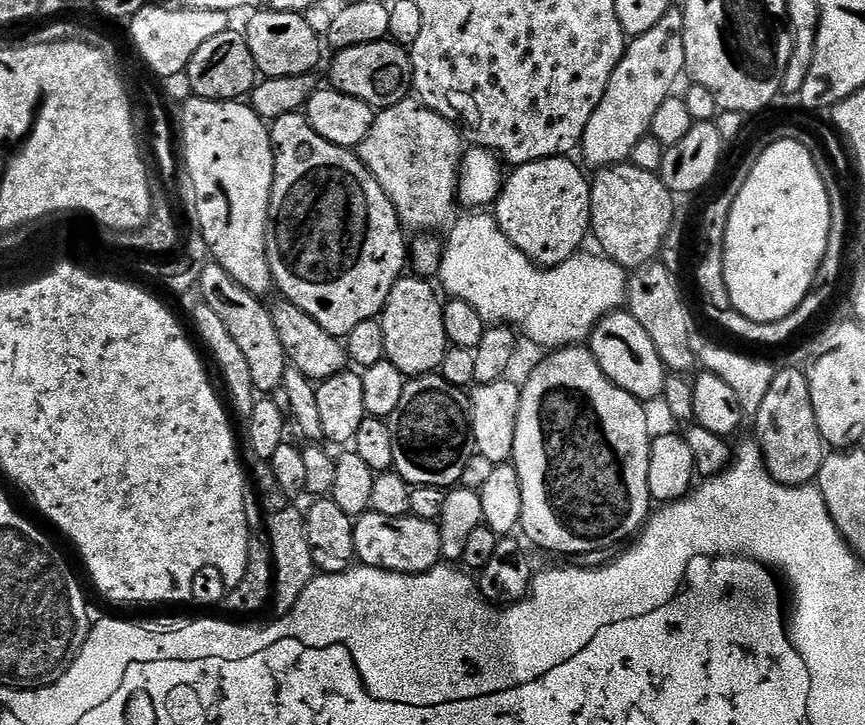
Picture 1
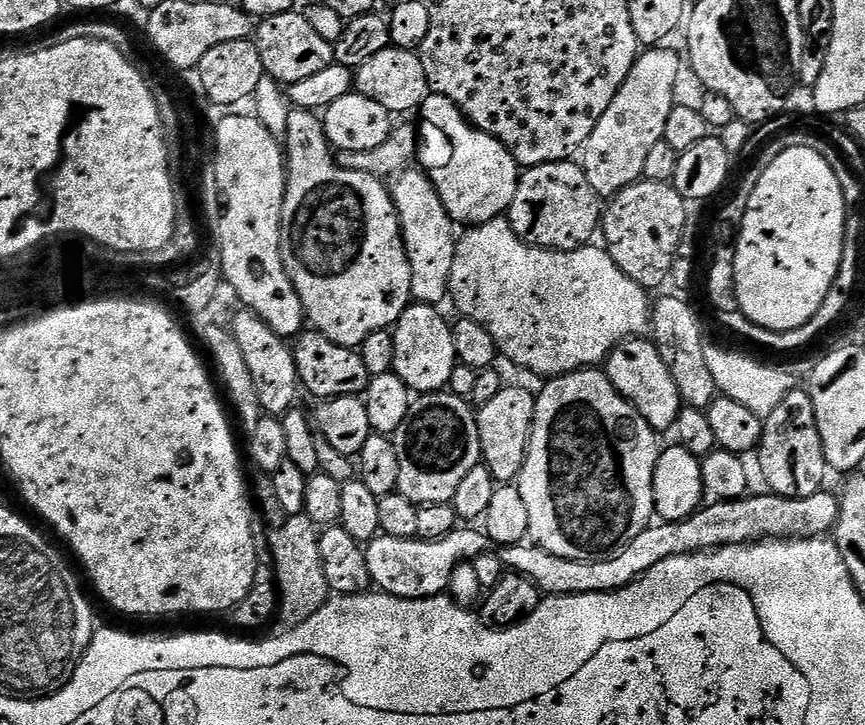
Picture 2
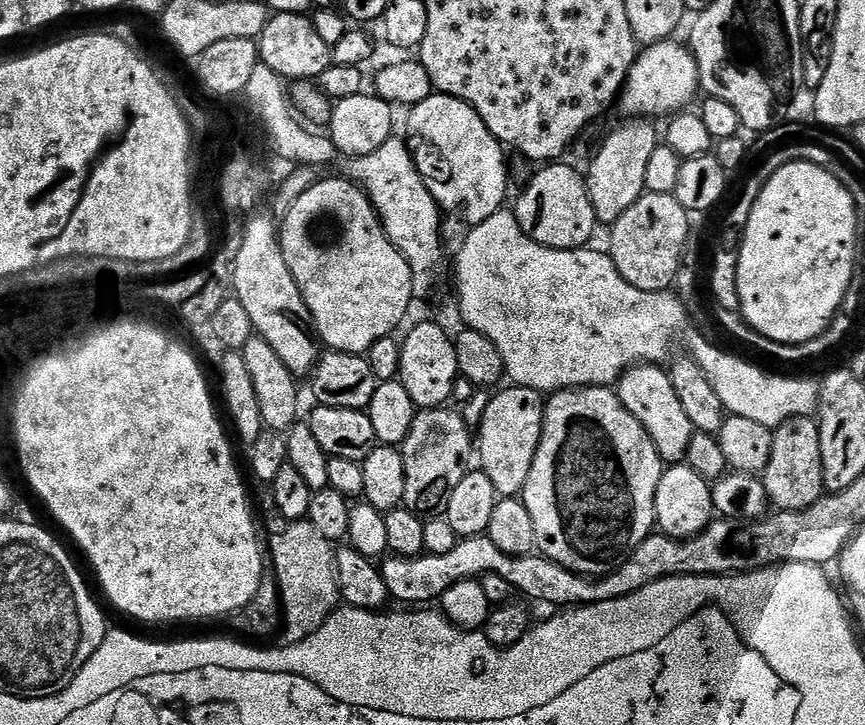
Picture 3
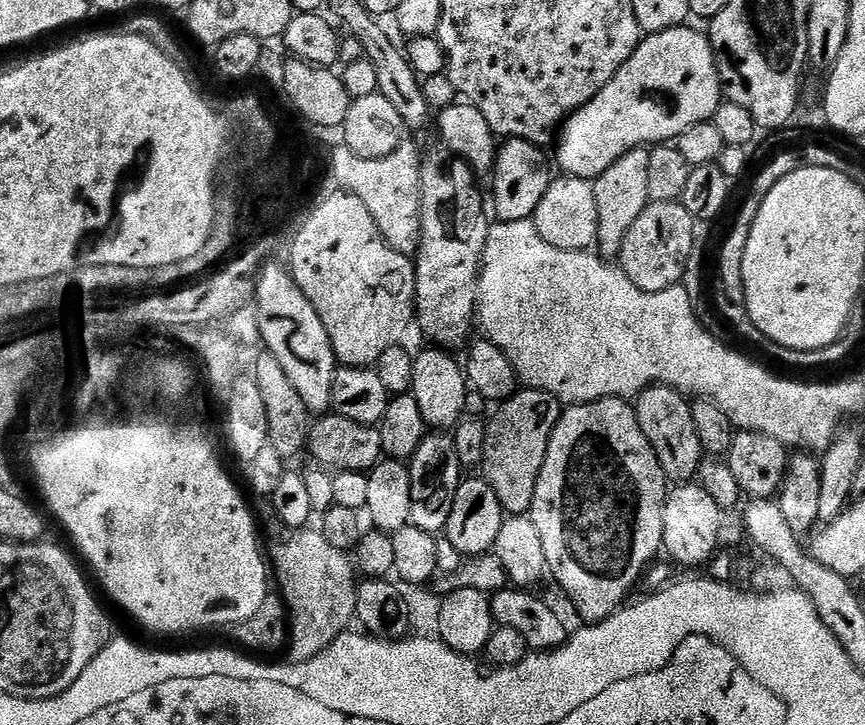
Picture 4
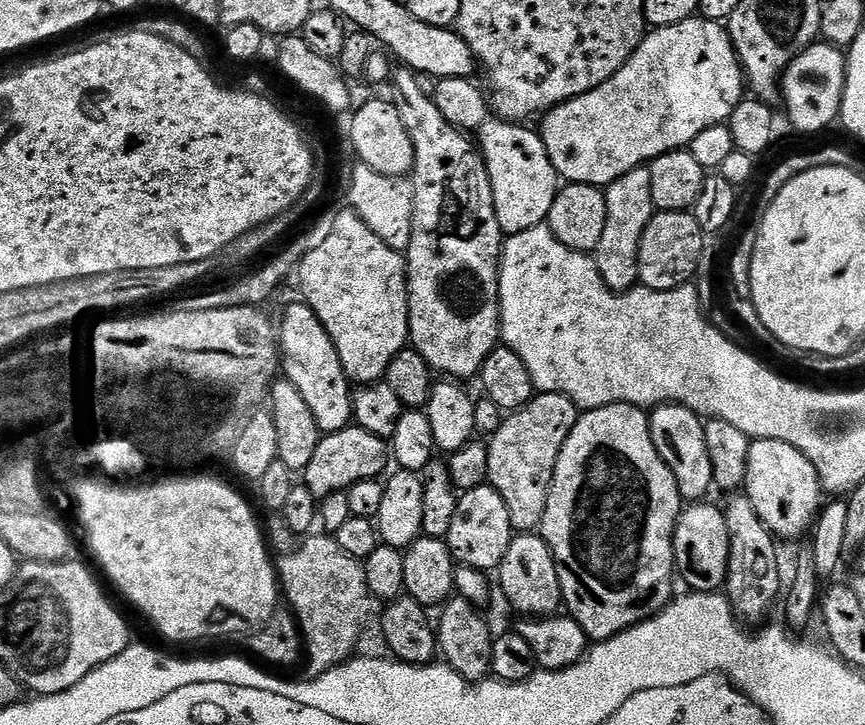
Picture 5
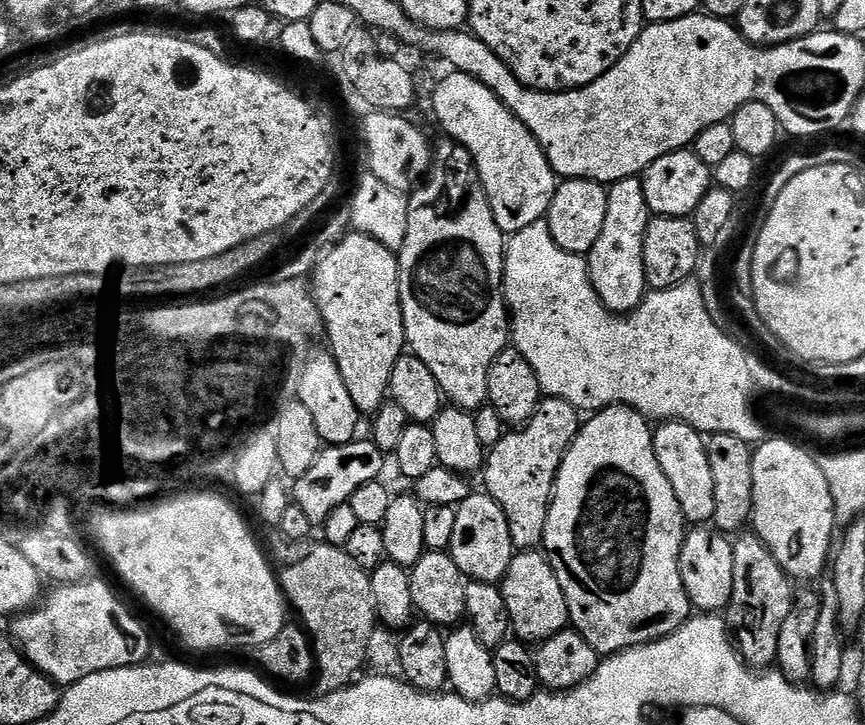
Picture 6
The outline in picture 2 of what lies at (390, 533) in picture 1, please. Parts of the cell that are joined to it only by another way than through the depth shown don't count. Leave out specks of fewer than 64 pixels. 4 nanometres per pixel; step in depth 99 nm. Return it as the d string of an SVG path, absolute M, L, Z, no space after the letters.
M460 526L440 540L424 540L414 536L394 538L380 534L365 545L364 554L371 583L379 591L413 600L445 595L450 574L454 574L457 565L473 561L489 548L490 541L484 530L476 529L476 526Z

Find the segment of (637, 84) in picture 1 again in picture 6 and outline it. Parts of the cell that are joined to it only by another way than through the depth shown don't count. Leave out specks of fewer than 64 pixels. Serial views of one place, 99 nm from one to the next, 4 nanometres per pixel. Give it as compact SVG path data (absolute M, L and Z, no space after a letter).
M640 176L620 180L608 188L606 226L602 226L602 234L598 242L594 242L586 259L590 282L598 298L602 298L602 302L614 314L627 314L639 308L649 291L644 269L644 243L649 219L644 182Z

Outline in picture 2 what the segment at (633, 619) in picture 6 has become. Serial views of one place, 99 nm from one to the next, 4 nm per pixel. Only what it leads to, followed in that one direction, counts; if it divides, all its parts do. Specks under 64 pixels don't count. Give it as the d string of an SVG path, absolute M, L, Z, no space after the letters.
M579 368L565 376L553 376L547 381L548 384L541 392L535 393L536 405L534 406L534 422L528 439L526 450L526 462L522 466L518 477L518 487L521 492L522 501L526 502L526 509L529 515L528 536L534 541L536 547L554 554L558 558L572 560L603 560L620 551L628 543L642 534L649 525L653 523L656 507L654 506L654 466L658 462L662 451L662 444L659 444L656 429L651 428L638 414L638 410L610 382L607 371L595 368Z

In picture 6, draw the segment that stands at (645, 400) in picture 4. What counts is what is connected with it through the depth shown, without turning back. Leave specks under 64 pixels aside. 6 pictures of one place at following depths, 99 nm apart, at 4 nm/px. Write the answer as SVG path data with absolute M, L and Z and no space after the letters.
M669 420L653 431L652 441L658 462L666 478L670 478L670 486L674 486L674 494L682 506L685 521L692 526L707 525L714 514L714 473L710 471L705 437L686 422Z

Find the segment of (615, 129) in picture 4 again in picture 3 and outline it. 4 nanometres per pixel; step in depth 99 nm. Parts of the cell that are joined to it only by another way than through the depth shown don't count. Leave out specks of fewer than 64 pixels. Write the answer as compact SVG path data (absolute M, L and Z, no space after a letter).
M669 38L657 44L647 45L637 55L634 66L630 70L628 80L618 97L618 108L628 118L656 118L675 114L687 109L701 91L700 71L696 56L691 47L679 44L679 39Z

